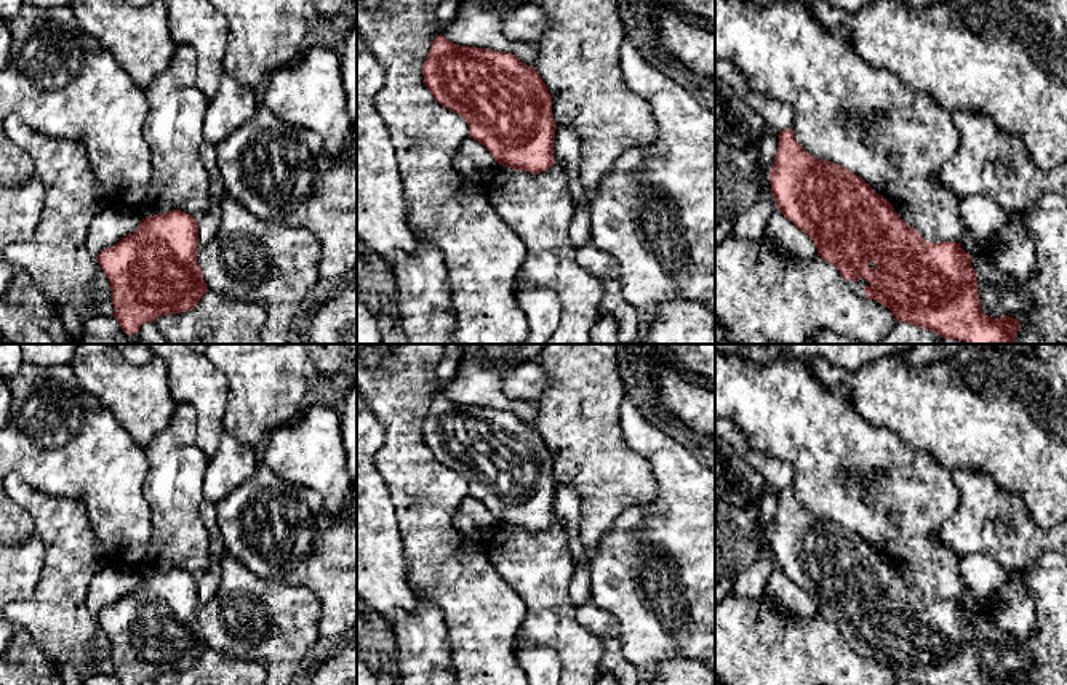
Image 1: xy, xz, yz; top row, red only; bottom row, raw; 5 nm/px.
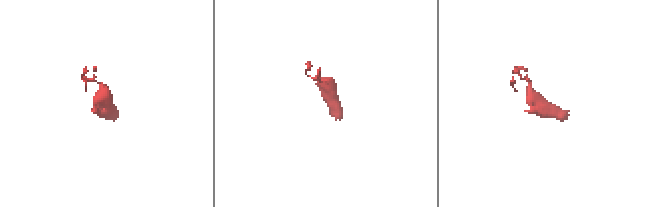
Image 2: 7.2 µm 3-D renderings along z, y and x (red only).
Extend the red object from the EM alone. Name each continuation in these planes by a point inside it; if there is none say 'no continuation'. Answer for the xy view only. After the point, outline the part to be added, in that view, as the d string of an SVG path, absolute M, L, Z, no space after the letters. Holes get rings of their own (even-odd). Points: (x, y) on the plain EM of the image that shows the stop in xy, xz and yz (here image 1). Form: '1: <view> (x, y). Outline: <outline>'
no continuation

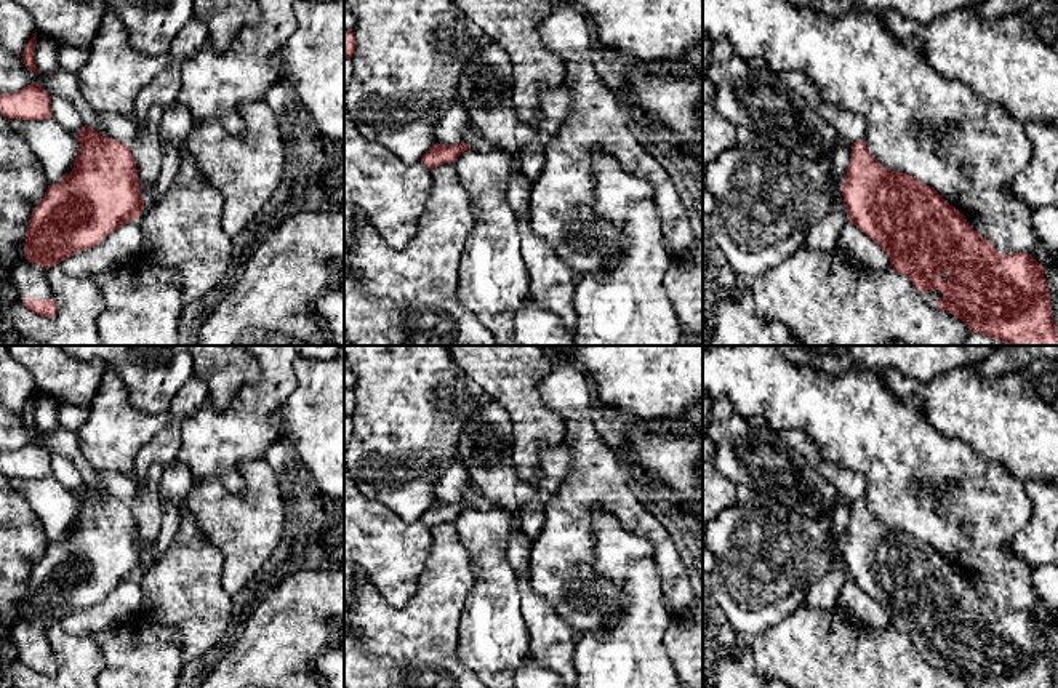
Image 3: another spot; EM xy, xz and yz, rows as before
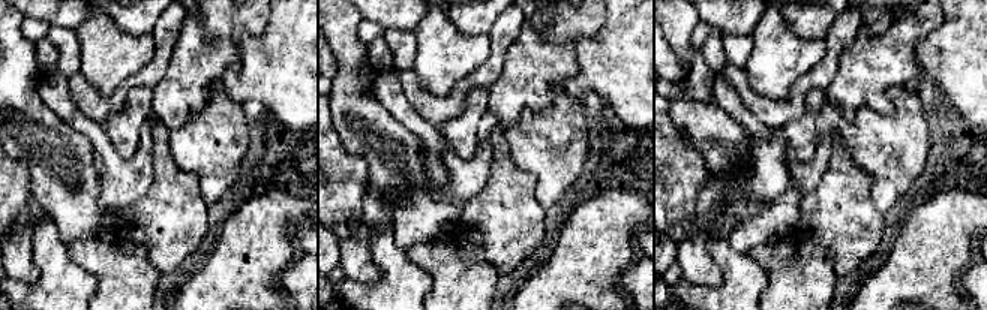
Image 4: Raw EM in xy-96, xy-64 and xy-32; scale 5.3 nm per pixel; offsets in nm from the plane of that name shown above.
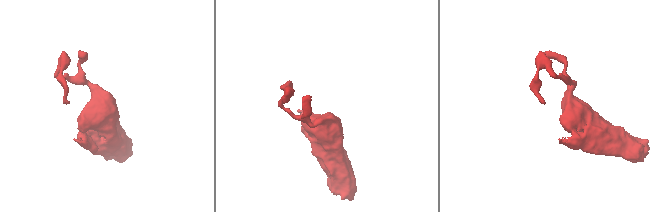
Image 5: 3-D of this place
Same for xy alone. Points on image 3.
1: xy (29, 637). Outline: M22 614L11 627L10 635L16 645L18 661L22 662L30 653L32 658L50 658L56 661L51 645L46 638L46 629L38 622L32 622Z

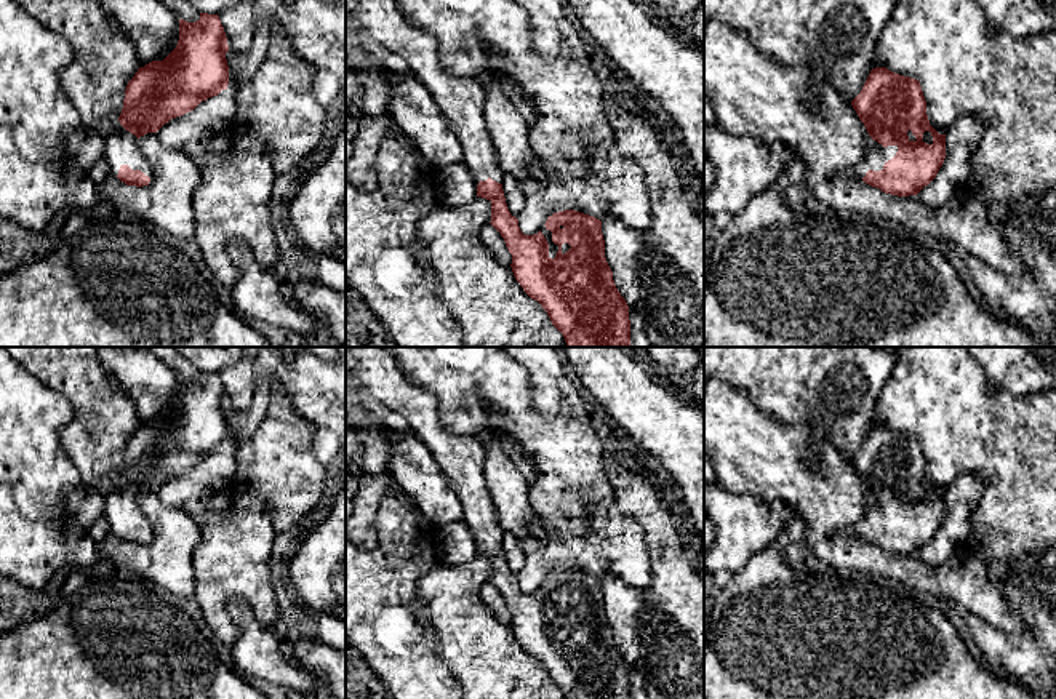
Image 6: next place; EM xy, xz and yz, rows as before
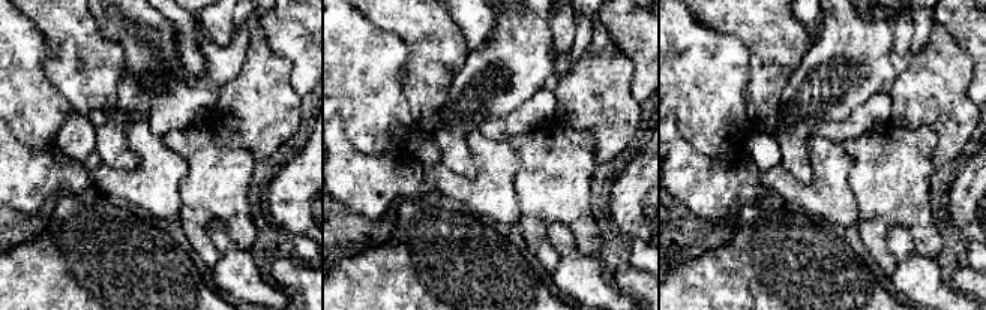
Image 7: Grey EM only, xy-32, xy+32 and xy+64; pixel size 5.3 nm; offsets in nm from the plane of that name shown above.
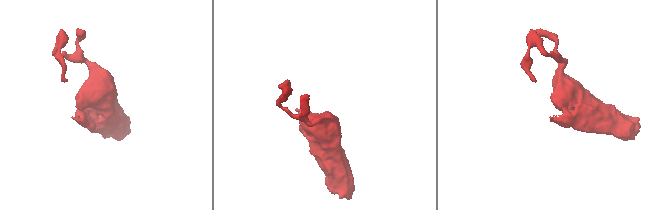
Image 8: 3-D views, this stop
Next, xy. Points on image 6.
1: xy (122, 506). Outline: M120 481L106 494L102 517L107 520L110 534L114 536L117 536L122 523L128 523L131 528L139 528L152 536L152 528L139 509L138 496L126 489Z

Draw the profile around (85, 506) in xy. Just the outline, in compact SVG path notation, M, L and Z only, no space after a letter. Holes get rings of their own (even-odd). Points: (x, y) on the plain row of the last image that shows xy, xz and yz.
M82 483L80 488L67 497L61 515L85 529L91 529L91 526L102 518L104 509L106 496Z

